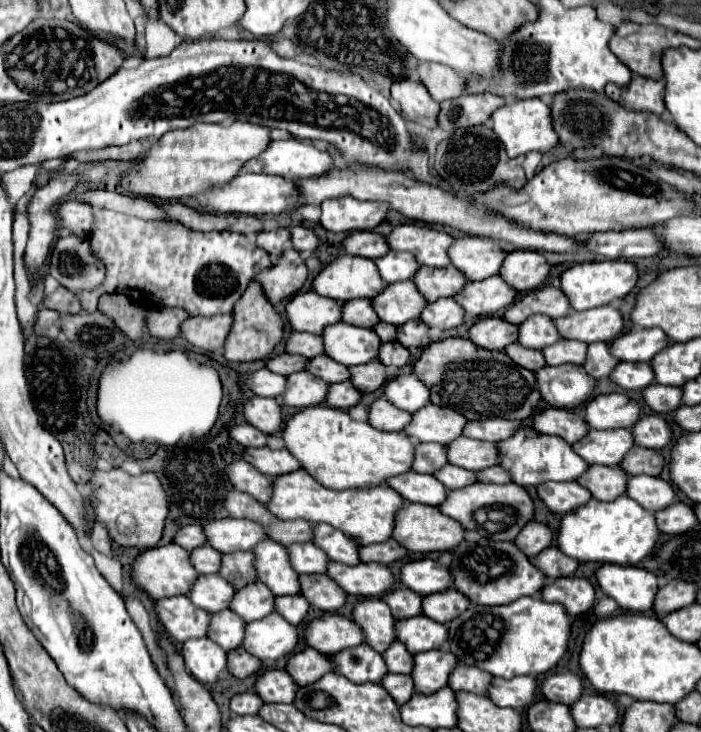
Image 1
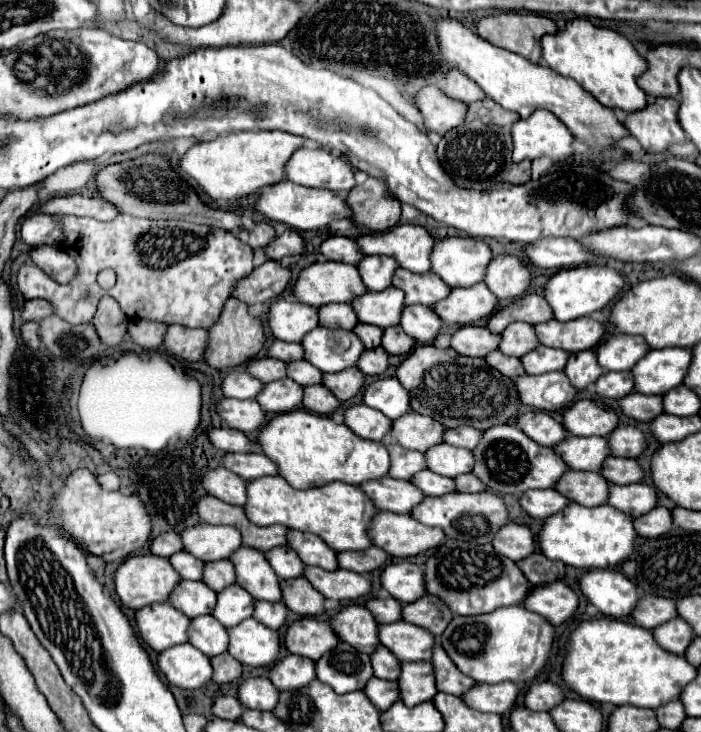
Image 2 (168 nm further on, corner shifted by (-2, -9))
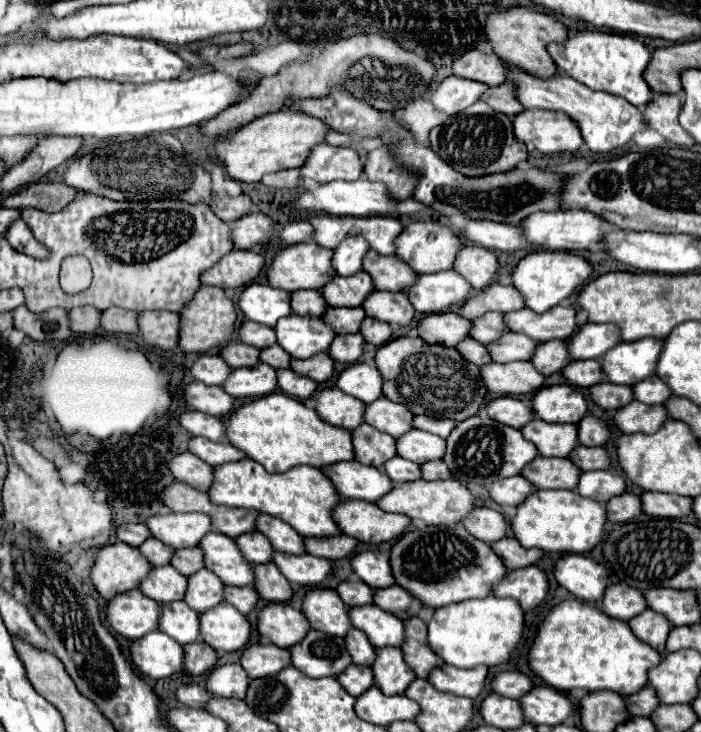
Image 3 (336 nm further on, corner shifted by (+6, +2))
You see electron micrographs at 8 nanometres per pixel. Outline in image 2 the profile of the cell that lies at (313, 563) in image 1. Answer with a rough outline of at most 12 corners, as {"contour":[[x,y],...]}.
{"contour":[[288,546],[272,548],[266,558],[282,578],[304,574],[304,562]]}

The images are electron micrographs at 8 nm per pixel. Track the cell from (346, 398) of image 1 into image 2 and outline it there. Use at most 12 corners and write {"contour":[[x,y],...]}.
{"contour":[[322,384],[304,388],[304,408],[328,416],[340,402]]}

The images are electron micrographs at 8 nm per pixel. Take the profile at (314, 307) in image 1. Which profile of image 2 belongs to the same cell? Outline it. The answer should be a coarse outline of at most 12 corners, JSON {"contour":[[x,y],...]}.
{"contour":[[278,298],[268,314],[272,334],[284,342],[320,326],[318,310]]}

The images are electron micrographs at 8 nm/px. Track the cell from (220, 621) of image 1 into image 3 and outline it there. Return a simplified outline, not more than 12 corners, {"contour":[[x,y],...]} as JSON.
{"contour":[[184,601],[160,605],[160,631],[180,645],[198,641],[200,621]]}

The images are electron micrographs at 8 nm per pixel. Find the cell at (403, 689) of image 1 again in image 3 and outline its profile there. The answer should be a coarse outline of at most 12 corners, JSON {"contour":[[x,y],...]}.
{"contour":[[350,665],[336,679],[352,697],[374,683],[372,669]]}

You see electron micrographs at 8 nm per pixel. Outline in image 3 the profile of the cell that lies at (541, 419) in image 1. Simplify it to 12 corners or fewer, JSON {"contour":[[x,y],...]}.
{"contour":[[512,397],[492,399],[484,411],[520,429],[534,419],[530,405]]}

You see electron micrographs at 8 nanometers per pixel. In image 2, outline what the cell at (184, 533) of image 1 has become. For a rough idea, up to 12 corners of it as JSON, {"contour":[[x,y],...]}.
{"contour":[[160,534],[150,542],[152,554],[170,558],[182,552],[180,534]]}

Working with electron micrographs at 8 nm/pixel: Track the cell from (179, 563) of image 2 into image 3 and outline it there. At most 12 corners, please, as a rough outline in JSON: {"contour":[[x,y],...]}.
{"contour":[[146,539],[140,545],[140,553],[148,561],[168,565],[172,547],[162,541]]}

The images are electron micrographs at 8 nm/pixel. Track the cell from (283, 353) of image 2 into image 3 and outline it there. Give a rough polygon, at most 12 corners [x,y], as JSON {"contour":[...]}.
{"contour":[[244,321],[238,337],[258,349],[276,345],[272,327]]}

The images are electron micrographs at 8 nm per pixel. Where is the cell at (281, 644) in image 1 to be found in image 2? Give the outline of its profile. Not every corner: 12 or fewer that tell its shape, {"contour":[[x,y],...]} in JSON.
{"contour":[[254,618],[228,628],[228,654],[272,666],[280,634]]}

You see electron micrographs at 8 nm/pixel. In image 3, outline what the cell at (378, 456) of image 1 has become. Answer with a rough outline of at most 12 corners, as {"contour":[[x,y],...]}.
{"contour":[[284,393],[240,405],[226,441],[270,473],[354,459],[346,429]]}

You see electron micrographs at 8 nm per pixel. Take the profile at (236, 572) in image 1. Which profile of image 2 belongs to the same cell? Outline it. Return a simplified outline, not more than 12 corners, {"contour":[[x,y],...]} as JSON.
{"contour":[[230,560],[206,564],[204,582],[214,592],[236,584]]}

